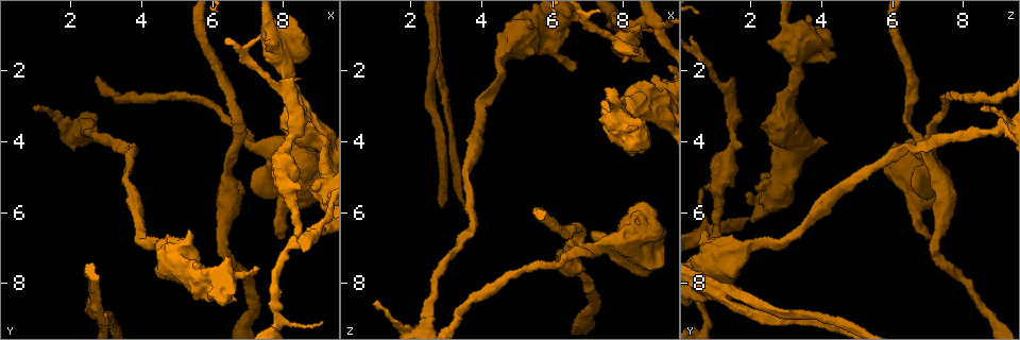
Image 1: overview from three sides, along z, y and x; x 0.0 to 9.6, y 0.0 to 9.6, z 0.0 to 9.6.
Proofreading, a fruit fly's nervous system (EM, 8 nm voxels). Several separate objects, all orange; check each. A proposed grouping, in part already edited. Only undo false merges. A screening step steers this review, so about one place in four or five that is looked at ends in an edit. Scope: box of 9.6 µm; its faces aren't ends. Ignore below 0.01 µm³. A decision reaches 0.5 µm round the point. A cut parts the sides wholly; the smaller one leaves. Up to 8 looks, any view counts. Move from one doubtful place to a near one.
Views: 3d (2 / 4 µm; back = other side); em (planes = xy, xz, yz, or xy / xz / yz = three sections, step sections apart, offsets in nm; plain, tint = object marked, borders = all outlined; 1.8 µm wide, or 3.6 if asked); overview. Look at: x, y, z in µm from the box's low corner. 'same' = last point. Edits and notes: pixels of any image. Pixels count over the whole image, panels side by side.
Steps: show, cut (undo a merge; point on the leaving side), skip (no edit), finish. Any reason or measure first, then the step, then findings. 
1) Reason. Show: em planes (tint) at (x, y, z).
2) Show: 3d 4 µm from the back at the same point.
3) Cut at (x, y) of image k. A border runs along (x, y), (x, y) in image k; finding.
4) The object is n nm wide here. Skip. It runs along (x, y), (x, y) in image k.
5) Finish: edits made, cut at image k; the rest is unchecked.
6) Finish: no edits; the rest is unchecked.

Thick turns thin. Show: em 3.6 µm yz step 16 (tint) at (5.30, 7.55, 0.75).

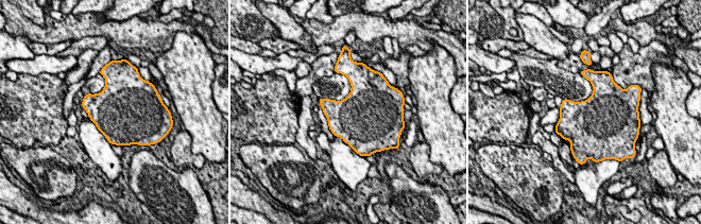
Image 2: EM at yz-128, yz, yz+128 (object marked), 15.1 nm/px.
Cut it another way. Show: em 3.6 µm planes (tint) at the same point.

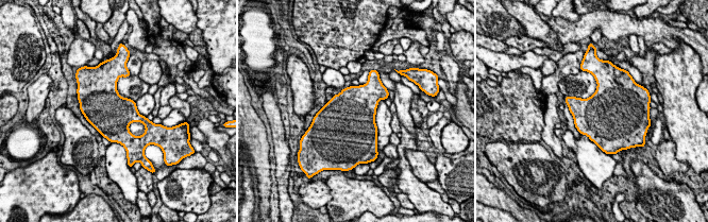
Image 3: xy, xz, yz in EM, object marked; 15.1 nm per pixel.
Skip. Continuous, no second cell.

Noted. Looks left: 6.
Four-way junction. Show: 3d 2 µm from the back at (8.95, 6.50, 0.75).

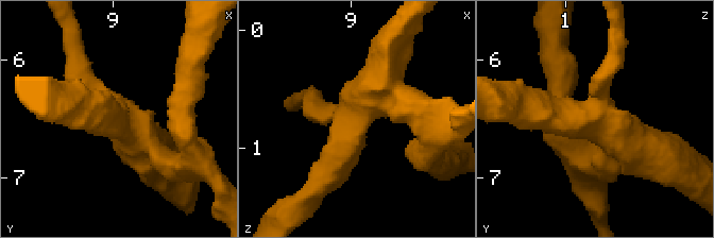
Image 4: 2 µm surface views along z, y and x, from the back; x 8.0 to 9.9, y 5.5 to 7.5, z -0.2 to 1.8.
4 arms meet here. Show: em planes (tint) at (9.00, 6.50, 0.74).

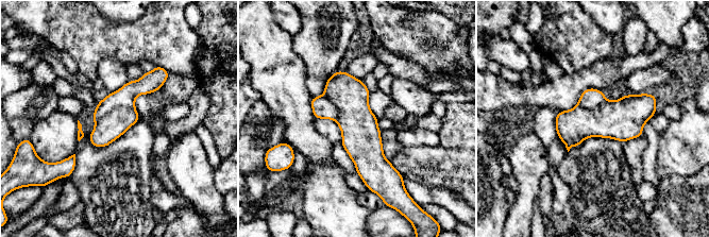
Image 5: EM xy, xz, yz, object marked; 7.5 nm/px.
Cut at (123, 98) of image 5. A second cell is stuck on.

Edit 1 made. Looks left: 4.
Thick turns thin. Show: 3d 4 µm at (6.45, 5.05, 7.30).

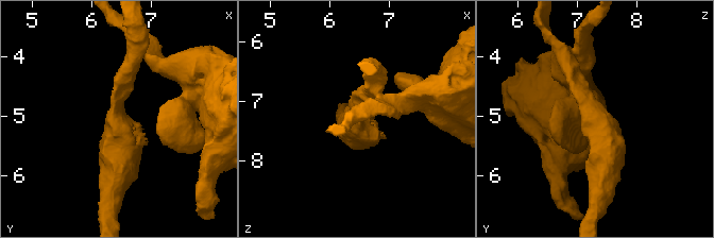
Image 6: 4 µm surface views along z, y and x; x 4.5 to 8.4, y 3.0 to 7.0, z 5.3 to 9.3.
Need the tissue. Show: em 3.6 µm xz step 4 (tint) at (6.40, 5.05, 7.30).

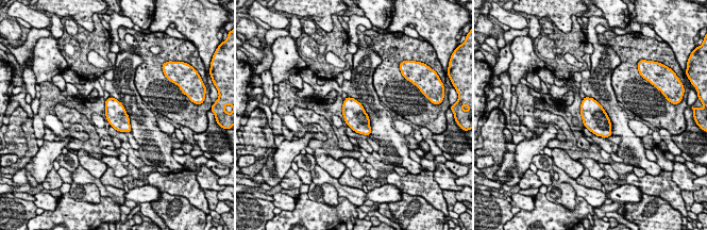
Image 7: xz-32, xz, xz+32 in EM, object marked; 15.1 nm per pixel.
Another direction. Show: em 3.6 µm planes (tint) at the same point.

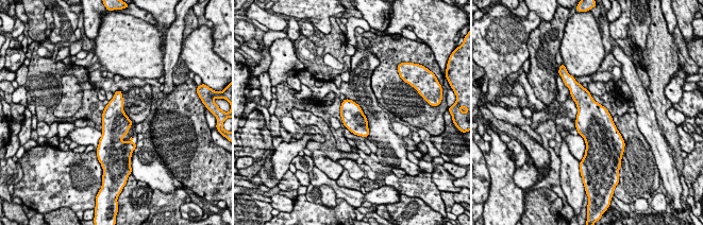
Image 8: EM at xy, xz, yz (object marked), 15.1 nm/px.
Skip. All the same cell.

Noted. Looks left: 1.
Finish: edits made, cut at image 5; the rest is unchecked.

